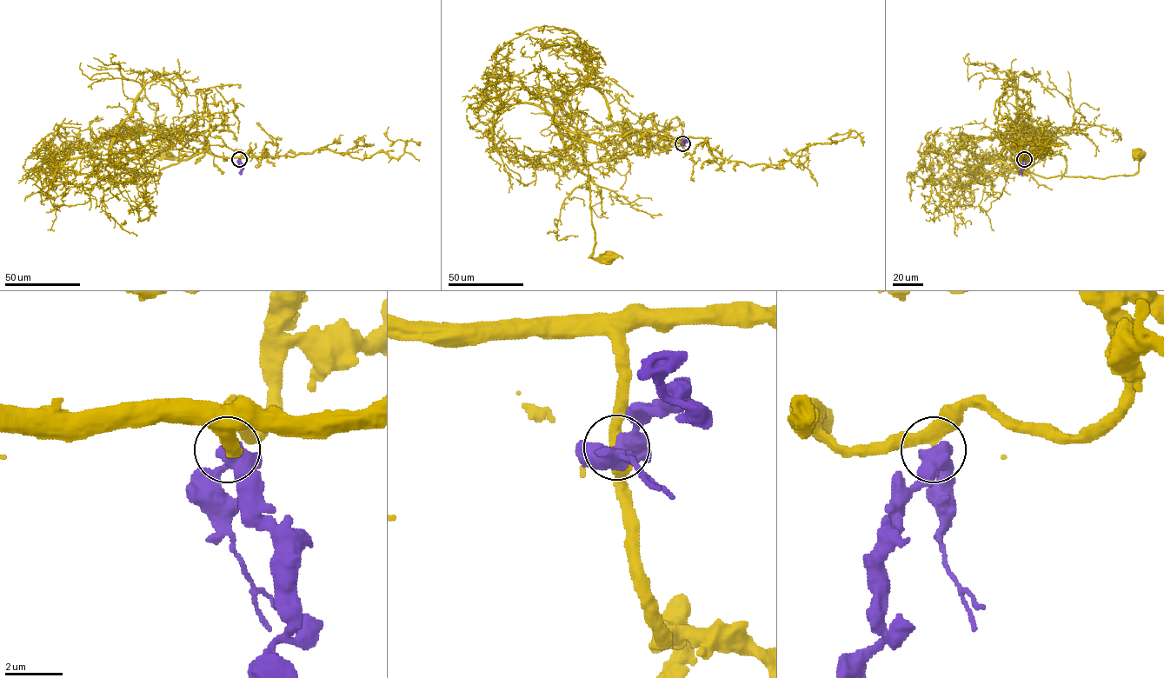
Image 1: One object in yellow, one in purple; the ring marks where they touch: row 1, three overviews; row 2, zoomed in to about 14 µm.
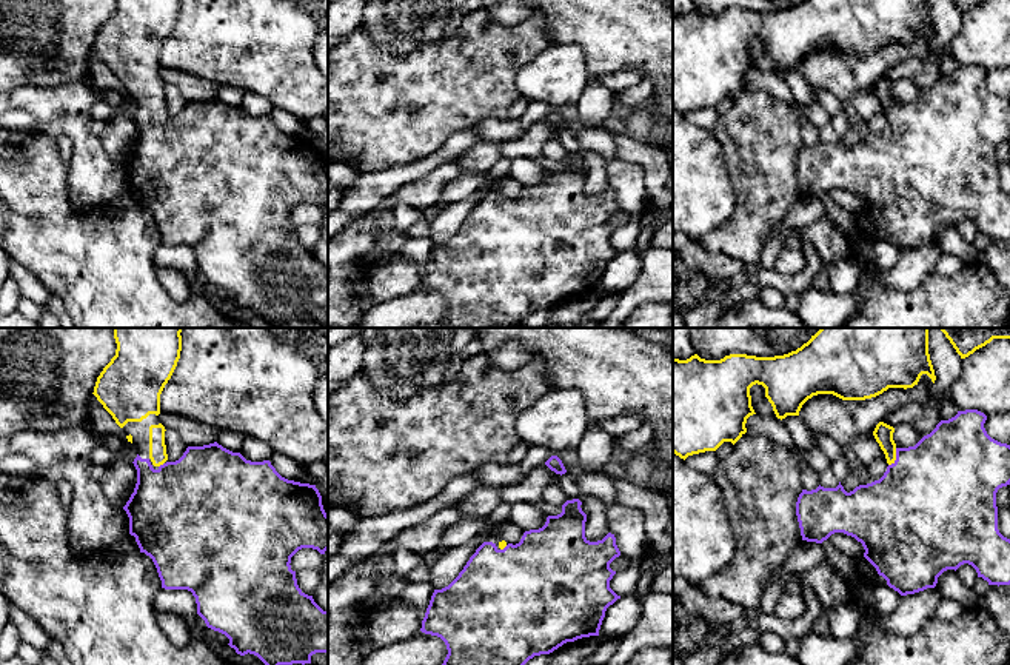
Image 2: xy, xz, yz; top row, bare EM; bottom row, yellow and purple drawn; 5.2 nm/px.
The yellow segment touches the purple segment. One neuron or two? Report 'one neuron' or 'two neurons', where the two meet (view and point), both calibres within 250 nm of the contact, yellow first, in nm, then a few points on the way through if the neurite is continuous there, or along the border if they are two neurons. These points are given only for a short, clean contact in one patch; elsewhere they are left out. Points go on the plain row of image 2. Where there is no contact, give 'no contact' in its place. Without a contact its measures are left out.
one neuron; meets yellow in yz at (895, 113); 100 nm thick on the yellow side, 480 nm on the other

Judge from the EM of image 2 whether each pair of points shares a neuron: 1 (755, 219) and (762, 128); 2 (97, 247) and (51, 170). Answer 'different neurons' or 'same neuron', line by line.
1: same neuron
2: same neuron

